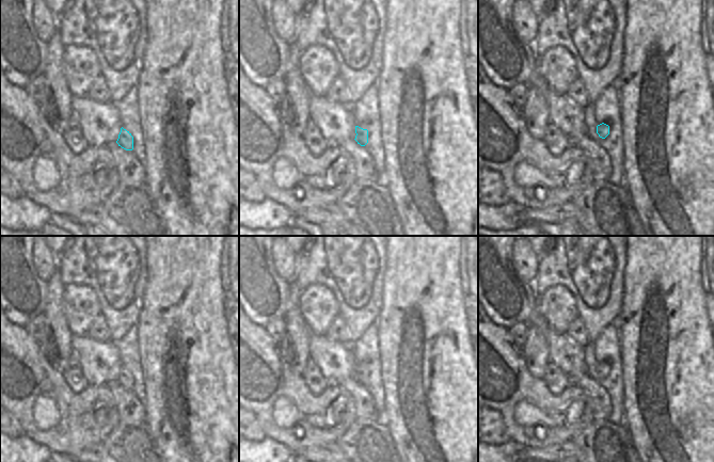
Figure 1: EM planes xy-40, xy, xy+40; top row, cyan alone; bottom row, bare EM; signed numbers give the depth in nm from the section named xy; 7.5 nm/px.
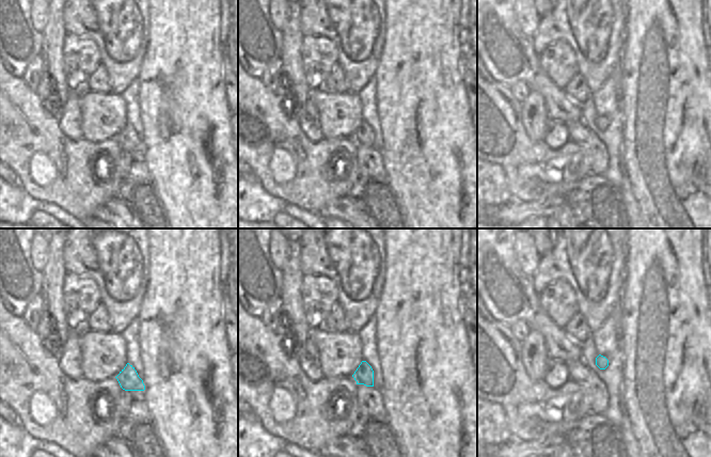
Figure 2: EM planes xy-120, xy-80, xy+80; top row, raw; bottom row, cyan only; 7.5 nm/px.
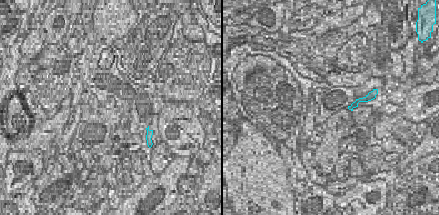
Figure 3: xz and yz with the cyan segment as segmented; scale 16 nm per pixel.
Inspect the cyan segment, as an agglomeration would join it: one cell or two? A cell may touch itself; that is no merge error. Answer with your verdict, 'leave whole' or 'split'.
leave whole

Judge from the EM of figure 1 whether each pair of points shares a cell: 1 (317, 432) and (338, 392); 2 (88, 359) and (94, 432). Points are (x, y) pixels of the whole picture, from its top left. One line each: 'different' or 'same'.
1: same
2: different

